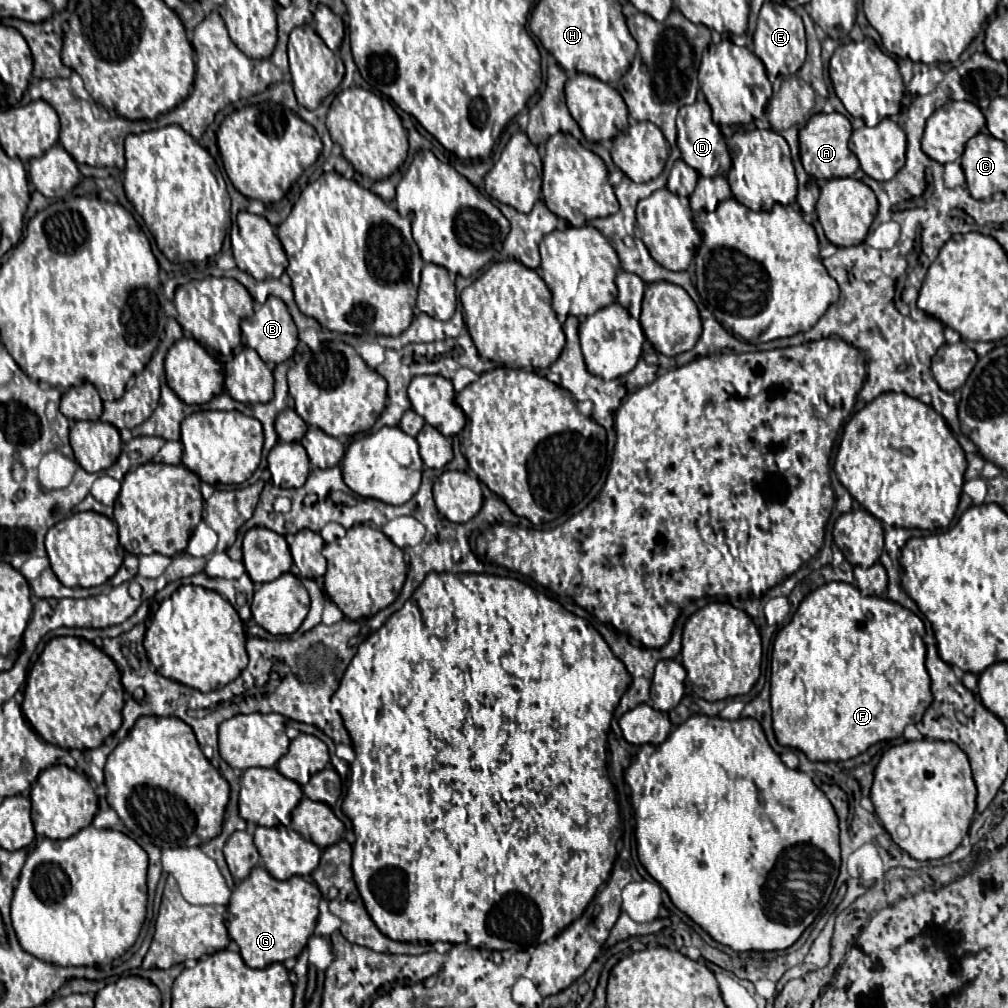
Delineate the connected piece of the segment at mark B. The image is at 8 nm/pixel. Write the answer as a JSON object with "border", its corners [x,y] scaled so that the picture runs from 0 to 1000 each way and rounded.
{"border":[[[265,296],[253,312],[239,319],[243,341],[251,345],[261,359],[273,363],[291,353],[295,343],[295,323],[279,296]]]}

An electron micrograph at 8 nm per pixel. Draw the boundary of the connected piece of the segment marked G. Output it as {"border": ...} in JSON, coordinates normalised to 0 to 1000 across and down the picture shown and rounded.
{"border":[[[253,859],[249,867],[233,879],[225,899],[225,923],[235,935],[243,956],[249,960],[263,960],[271,954],[295,950],[313,923],[316,893],[318,887],[311,875],[299,869],[279,875],[263,861]]]}

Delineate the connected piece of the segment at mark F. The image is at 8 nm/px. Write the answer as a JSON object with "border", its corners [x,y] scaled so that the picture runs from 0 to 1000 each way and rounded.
{"border":[[[822,577],[813,581],[811,585],[807,585],[791,603],[791,607],[787,609],[785,617],[779,619],[769,633],[767,639],[767,653],[765,653],[765,673],[764,673],[764,698],[767,702],[767,726],[769,732],[775,740],[783,740],[783,742],[791,742],[795,744],[803,754],[811,754],[811,756],[832,756],[832,754],[842,754],[848,752],[852,748],[856,748],[862,740],[876,736],[876,734],[886,734],[896,730],[896,724],[902,716],[910,718],[916,710],[916,706],[922,702],[926,690],[924,690],[924,675],[918,663],[918,639],[916,639],[916,631],[918,631],[918,621],[916,615],[906,609],[904,605],[896,603],[890,597],[878,595],[878,593],[870,593],[870,591],[854,591],[852,583],[848,583],[846,579],[838,579],[838,577]]]}

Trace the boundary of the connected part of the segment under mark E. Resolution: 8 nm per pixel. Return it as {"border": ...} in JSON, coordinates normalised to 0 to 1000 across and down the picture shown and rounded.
{"border":[[[759,2],[753,12],[753,20],[747,34],[747,46],[749,56],[759,63],[763,75],[791,73],[801,56],[800,33],[795,18],[779,4]]]}

